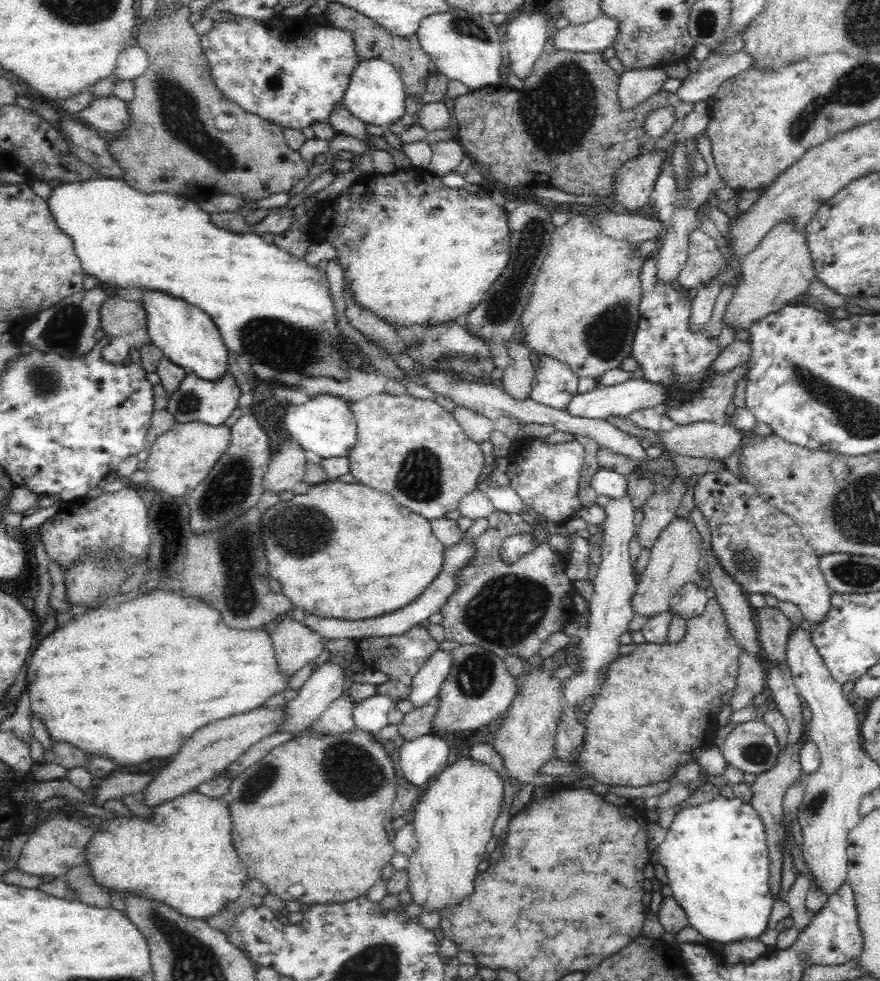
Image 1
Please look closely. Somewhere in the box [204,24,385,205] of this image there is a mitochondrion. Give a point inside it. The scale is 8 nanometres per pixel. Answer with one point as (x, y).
(273, 83)

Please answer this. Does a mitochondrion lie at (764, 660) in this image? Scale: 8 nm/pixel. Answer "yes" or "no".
no

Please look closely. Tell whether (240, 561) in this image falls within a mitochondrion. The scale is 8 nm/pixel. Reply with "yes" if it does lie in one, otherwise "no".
yes

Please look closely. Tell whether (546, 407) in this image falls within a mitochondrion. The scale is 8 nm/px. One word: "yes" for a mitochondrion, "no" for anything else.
no

